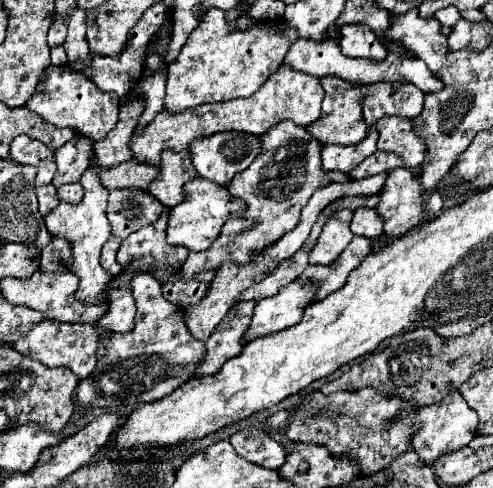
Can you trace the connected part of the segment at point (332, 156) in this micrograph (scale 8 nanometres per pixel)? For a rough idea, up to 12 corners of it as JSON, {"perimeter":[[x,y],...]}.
{"perimeter":[[377,130],[353,146],[323,146],[323,170],[349,174],[377,150]]}

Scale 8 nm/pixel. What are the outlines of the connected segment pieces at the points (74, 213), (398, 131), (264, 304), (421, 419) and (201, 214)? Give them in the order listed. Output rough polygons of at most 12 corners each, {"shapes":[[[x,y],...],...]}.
{"shapes":[[[83,174],[77,206],[57,206],[45,224],[73,244],[77,298],[97,302],[113,276],[99,264],[111,236],[109,190]],[[381,118],[379,150],[407,168],[423,164],[425,140],[411,120]],[[293,280],[257,302],[247,342],[297,324],[319,286]],[[459,390],[421,408],[411,446],[423,464],[471,442],[477,412]],[[205,178],[185,184],[167,240],[207,250],[245,202]]]}

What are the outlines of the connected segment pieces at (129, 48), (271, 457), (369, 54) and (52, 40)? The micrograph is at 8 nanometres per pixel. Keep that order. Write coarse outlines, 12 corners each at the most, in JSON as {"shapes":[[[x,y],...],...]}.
{"shapes":[[[153,4],[119,58],[89,54],[69,64],[105,92],[125,96],[141,78],[145,44],[165,20]],[[241,430],[231,444],[251,464],[277,470],[285,450],[263,430]],[[345,24],[339,48],[349,58],[383,60],[387,48],[365,24]],[[55,17],[47,35],[50,48],[65,42],[68,21]]]}

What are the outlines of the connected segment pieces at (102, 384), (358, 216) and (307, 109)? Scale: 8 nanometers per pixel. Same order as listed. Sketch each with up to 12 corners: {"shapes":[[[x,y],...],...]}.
{"shapes":[[[131,278],[135,328],[79,382],[83,406],[121,412],[171,394],[205,342],[161,282]],[[357,208],[351,232],[383,236],[383,220],[375,208]],[[281,66],[249,98],[159,112],[129,142],[157,166],[213,132],[253,136],[321,114],[319,78]]]}

